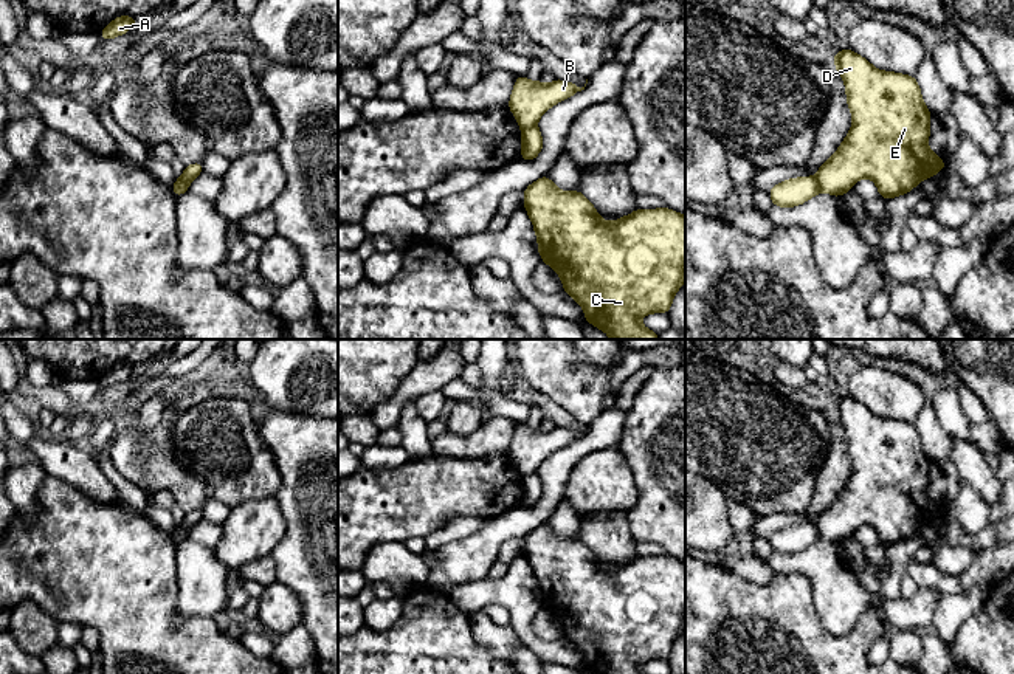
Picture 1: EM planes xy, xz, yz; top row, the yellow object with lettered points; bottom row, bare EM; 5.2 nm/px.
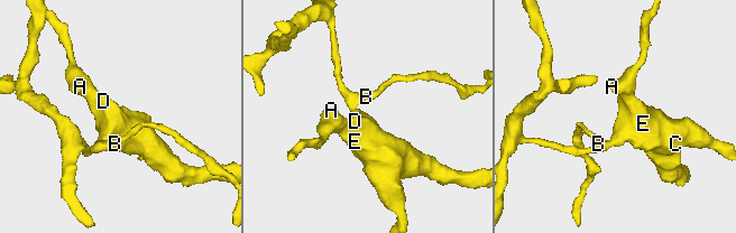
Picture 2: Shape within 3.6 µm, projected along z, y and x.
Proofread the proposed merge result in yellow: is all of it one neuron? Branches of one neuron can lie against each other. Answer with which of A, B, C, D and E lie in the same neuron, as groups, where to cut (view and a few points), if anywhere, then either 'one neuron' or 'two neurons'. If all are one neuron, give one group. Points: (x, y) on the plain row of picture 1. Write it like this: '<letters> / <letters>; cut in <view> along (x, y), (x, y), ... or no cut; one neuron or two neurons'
A C D E / B; cut in yz along (814, 524), (820, 536); two neurons

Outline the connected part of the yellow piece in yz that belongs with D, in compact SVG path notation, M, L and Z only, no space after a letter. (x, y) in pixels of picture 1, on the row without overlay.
M850 395L840 397L831 407L843 425L853 474L836 500L819 513L816 525L822 539L840 544L857 527L870 525L879 542L888 547L912 539L919 528L947 513L927 494L932 462L915 423L881 418Z

